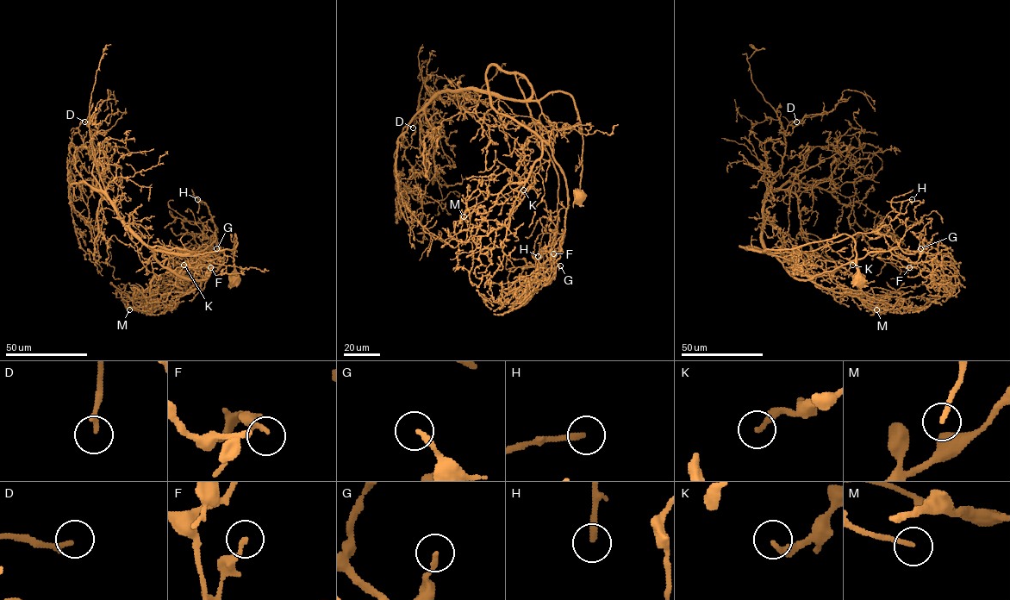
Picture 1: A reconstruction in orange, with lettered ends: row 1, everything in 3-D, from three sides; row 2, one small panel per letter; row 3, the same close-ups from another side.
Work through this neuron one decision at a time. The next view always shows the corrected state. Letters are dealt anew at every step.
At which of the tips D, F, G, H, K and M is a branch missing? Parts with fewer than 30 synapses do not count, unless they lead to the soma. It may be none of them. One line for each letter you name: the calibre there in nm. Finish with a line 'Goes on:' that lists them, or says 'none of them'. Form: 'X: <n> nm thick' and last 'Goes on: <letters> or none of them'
Goes on: none of them

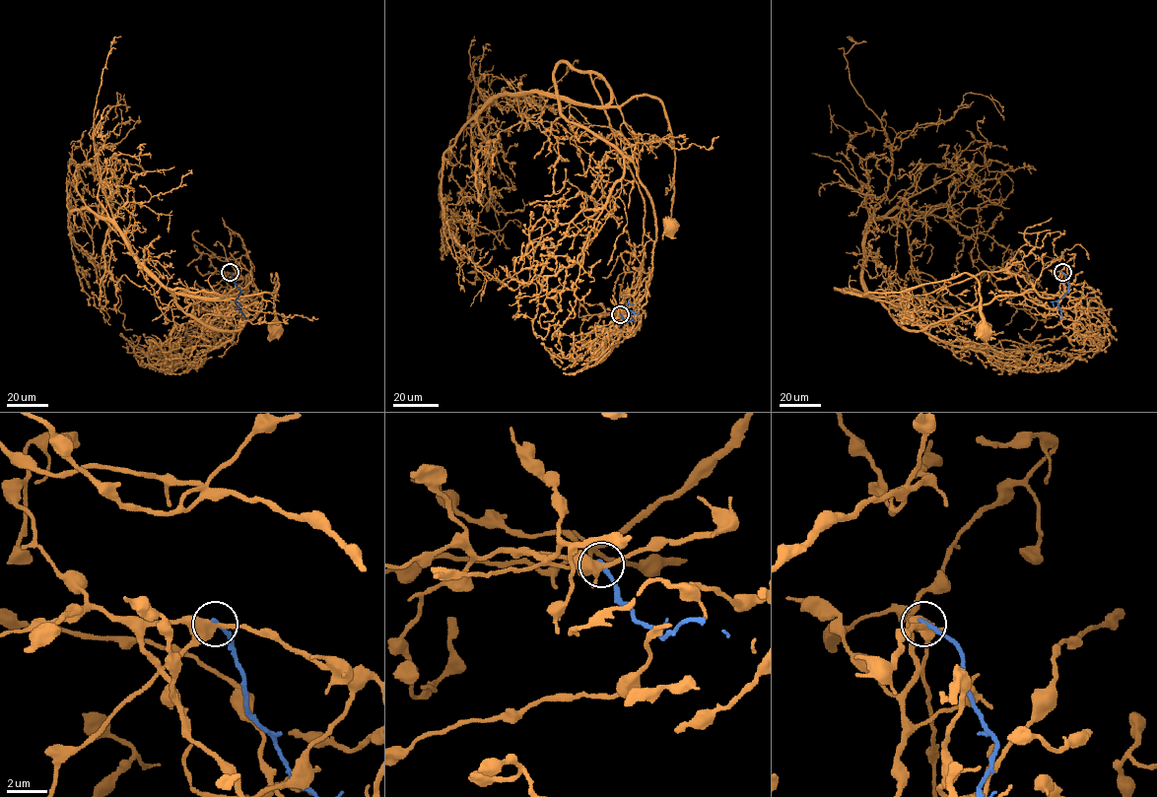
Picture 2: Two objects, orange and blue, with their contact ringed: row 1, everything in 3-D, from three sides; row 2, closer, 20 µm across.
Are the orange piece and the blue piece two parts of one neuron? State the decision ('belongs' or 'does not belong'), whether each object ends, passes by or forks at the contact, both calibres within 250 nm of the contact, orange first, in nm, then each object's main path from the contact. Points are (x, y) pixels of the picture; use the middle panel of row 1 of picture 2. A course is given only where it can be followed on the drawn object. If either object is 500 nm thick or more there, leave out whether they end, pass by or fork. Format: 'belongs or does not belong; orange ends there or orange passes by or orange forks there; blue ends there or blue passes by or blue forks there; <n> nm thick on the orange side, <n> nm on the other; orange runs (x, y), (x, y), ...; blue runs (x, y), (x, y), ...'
does not belong; orange passes by; blue ends there; 440 nm thick on the orange side, 240 nm on the other; orange runs (621, 313), (645, 293), (655, 239), (620, 128), (634, 98), (654, 97), (666, 116), (667, 225); blue runs (621, 313), (629, 322), (632, 316), (626, 308), (635, 313), (639, 311)

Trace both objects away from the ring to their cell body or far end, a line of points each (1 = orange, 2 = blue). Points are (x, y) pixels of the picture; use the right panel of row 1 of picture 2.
1: (1061, 273), (1053, 298), (997, 296), (924, 328), (865, 295), (969, 273), (982, 332)
2: (1061, 273), (1069, 288), (1057, 301), (1059, 319)

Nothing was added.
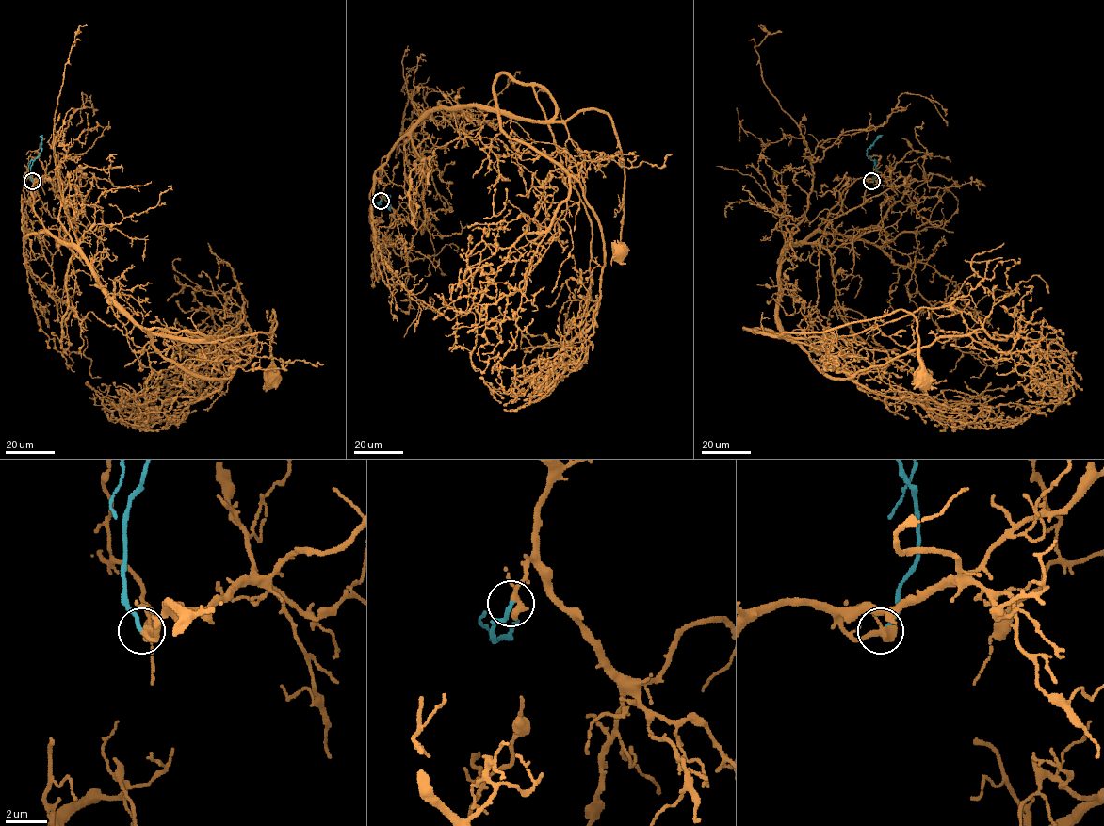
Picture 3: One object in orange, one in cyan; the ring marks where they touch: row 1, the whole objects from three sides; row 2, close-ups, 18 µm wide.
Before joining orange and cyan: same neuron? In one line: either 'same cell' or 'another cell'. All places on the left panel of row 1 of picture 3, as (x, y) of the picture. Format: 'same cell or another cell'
same cell

